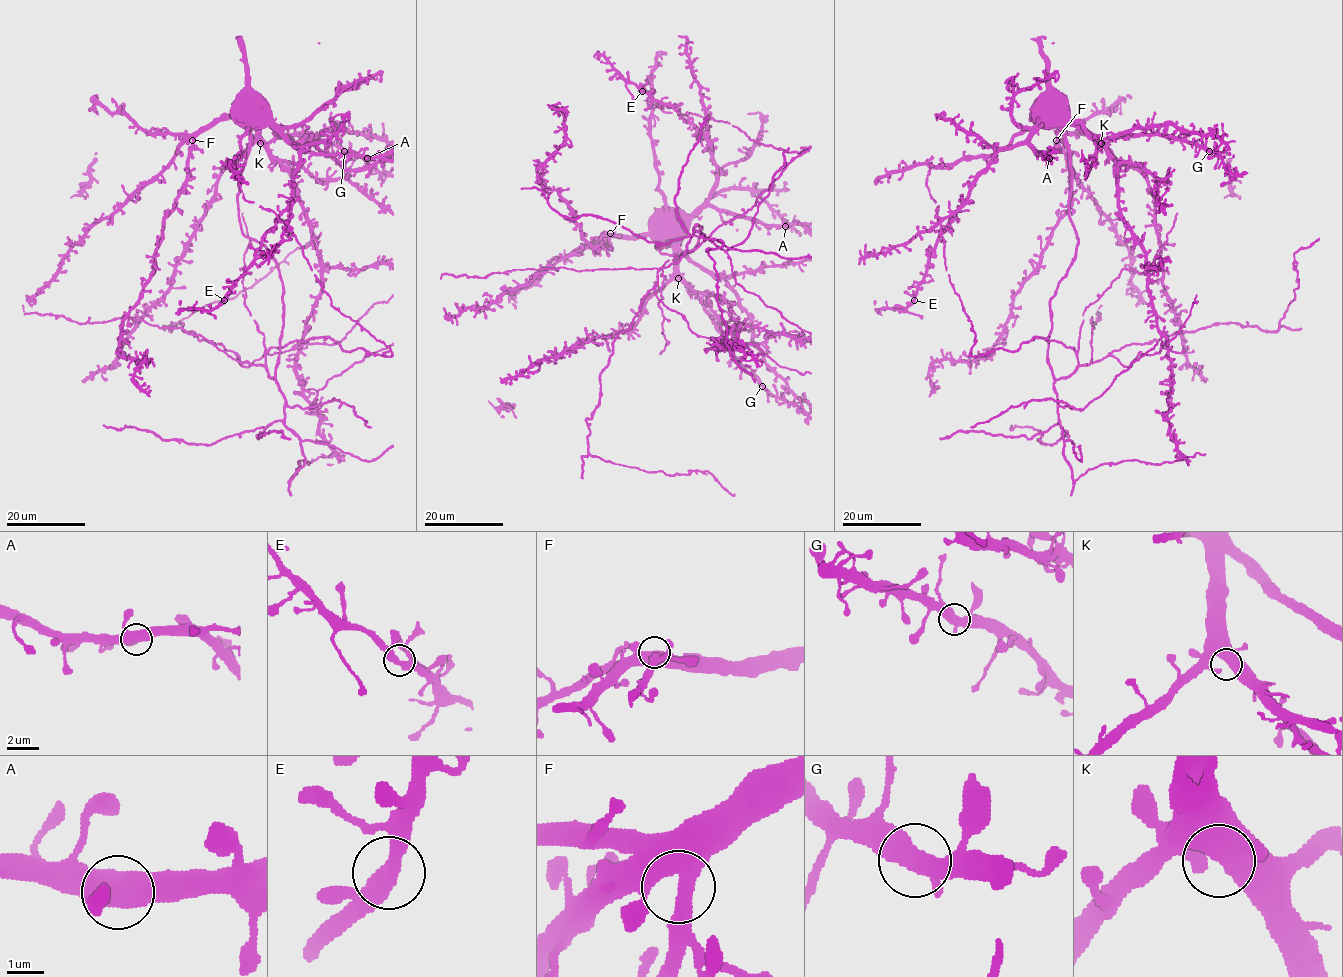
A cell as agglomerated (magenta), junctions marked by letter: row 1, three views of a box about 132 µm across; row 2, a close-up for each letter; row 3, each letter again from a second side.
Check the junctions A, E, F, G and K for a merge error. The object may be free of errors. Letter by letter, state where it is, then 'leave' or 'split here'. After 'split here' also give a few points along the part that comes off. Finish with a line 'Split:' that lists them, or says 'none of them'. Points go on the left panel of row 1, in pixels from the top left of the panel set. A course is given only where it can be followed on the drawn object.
A: at (367, 158); leave
E: at (224, 300); leave
F: at (192, 140); leave
G: at (344, 151); leave
K: at (260, 143); leave
Split: none of them

